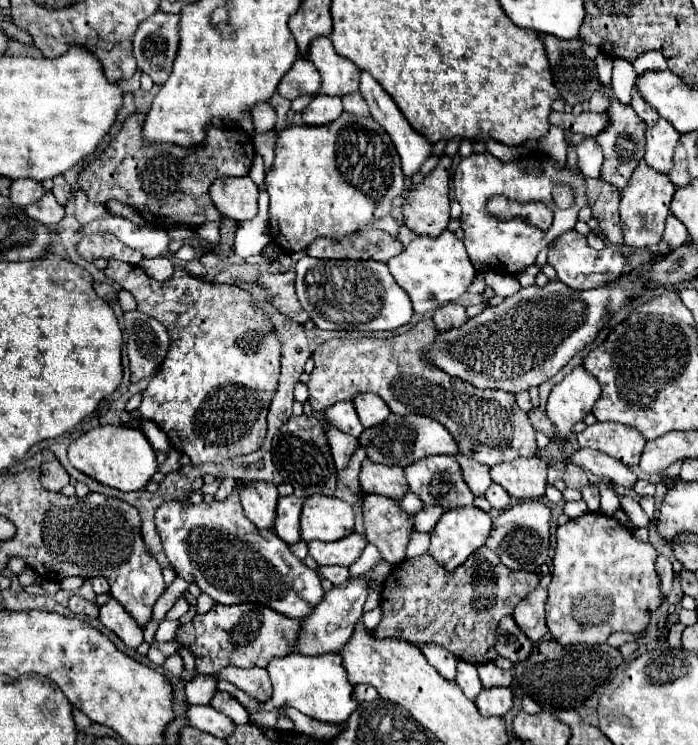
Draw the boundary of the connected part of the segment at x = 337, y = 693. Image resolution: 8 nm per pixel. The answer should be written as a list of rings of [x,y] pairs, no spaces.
[[[292,652],[288,656],[272,660],[268,664],[268,674],[270,674],[270,680],[274,686],[274,694],[270,700],[264,703],[248,696],[226,680],[218,680],[217,688],[219,691],[228,692],[235,697],[250,716],[275,708],[292,706],[306,716],[312,716],[314,720],[328,722],[328,724],[344,724],[350,718],[350,714],[358,708],[358,702],[352,700],[352,684],[348,682],[348,674],[342,666],[342,656],[338,652],[324,654],[324,656],[304,656],[304,654]]]

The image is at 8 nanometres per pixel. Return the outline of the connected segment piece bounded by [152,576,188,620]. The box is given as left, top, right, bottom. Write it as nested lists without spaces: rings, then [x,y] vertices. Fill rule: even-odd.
[[[178,576],[174,578],[174,582],[170,584],[170,586],[166,586],[166,590],[162,592],[162,596],[158,598],[158,602],[156,602],[156,606],[154,606],[154,620],[164,620],[164,616],[166,616],[166,612],[176,604],[176,600],[180,598],[180,596],[184,596],[186,594],[186,590],[188,590],[188,582],[186,580],[180,580]]]

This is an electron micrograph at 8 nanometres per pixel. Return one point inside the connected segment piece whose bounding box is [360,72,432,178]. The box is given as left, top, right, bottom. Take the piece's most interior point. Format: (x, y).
(413, 148)

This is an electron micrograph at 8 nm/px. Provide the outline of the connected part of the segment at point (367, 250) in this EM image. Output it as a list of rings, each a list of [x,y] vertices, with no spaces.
[[[364,230],[356,236],[346,236],[344,240],[320,238],[308,246],[308,256],[314,258],[350,258],[350,260],[378,260],[388,262],[388,258],[402,252],[400,240],[392,238],[382,230]]]

